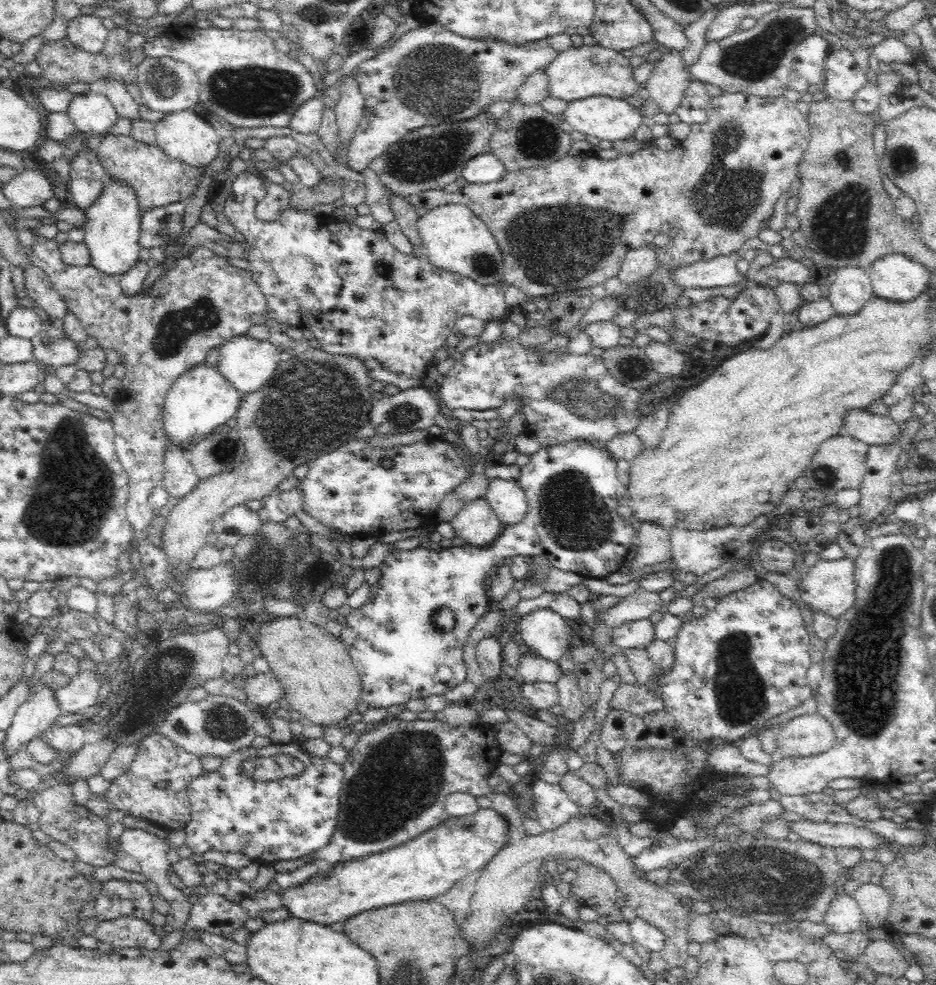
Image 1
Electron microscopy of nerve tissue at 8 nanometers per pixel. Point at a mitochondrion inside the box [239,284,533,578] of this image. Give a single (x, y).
(313, 403)

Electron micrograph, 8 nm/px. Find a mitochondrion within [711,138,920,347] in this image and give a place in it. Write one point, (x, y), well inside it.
(840, 227)

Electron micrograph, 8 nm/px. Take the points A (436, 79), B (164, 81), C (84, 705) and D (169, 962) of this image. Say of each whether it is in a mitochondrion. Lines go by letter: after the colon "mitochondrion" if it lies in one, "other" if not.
A: mitochondrion
B: mitochondrion
C: other
D: other

